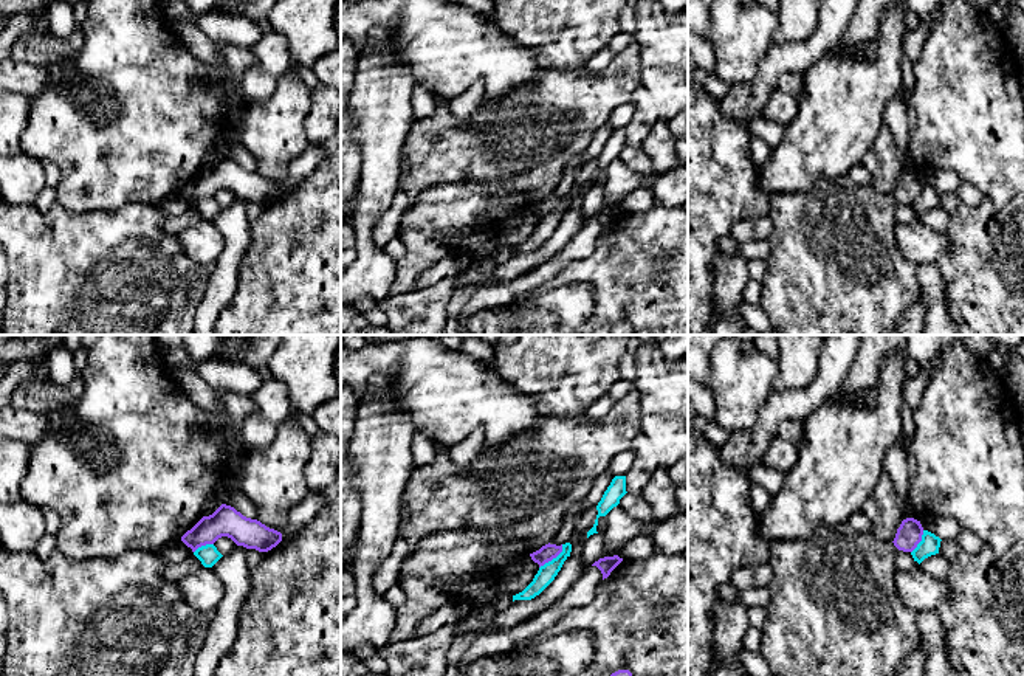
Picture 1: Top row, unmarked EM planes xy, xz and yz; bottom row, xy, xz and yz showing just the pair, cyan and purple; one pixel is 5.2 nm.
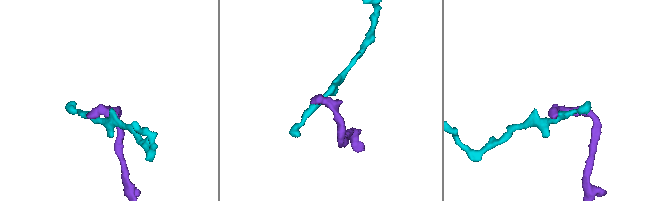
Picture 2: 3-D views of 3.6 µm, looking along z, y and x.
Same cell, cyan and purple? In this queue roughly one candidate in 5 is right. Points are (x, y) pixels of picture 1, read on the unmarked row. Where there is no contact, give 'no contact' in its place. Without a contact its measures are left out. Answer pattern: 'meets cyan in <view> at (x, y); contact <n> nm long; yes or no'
meets cyan in xz at (553, 211); contact 180 nm long; no

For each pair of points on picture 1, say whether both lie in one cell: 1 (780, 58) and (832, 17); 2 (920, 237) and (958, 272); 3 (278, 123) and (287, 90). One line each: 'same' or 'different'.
1: same
2: different
3: same

